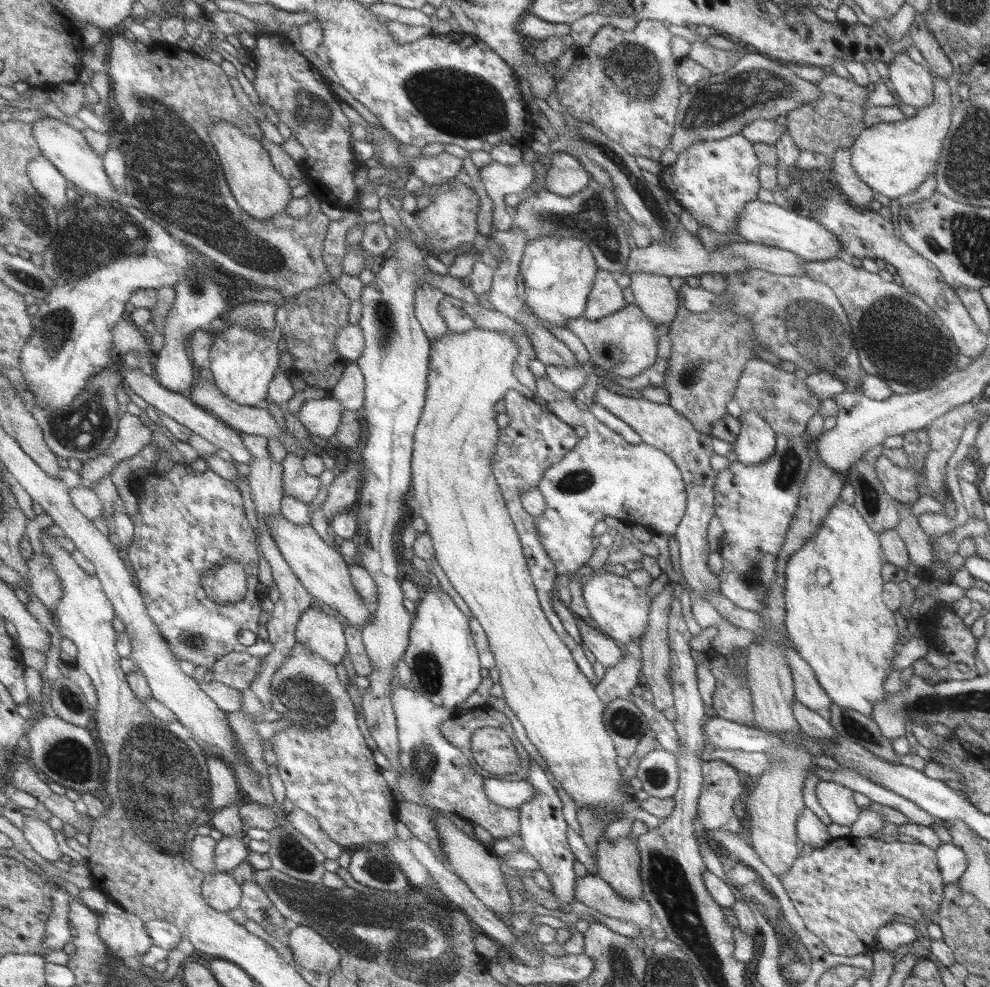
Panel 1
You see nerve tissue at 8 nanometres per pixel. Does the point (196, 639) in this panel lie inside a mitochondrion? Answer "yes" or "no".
yes

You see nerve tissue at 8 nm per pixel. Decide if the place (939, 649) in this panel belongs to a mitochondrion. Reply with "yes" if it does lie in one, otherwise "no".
no

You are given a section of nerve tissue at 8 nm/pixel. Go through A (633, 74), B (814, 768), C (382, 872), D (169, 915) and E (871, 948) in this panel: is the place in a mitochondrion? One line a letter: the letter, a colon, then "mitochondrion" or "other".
A: mitochondrion
B: other
C: mitochondrion
D: other
E: other

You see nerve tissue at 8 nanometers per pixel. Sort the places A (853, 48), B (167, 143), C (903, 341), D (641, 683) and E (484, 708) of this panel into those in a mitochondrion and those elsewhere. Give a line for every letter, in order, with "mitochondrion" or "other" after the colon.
A: other
B: mitochondrion
C: mitochondrion
D: other
E: other

